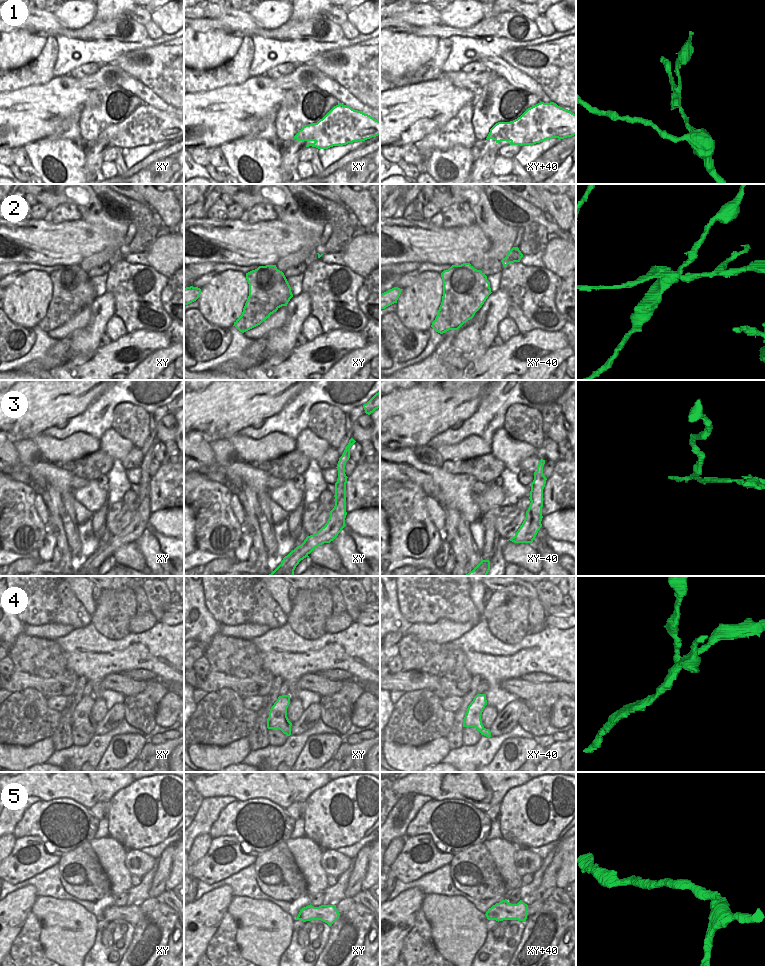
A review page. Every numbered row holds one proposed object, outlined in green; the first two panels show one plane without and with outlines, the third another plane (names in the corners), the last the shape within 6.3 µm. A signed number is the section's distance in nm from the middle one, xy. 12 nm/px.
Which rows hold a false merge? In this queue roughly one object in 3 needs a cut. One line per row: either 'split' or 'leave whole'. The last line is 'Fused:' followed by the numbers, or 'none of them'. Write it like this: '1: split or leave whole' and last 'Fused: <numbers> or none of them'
1: split
2: split
3: split
4: leave whole
5: leave whole
Fused: 1, 2, 3

